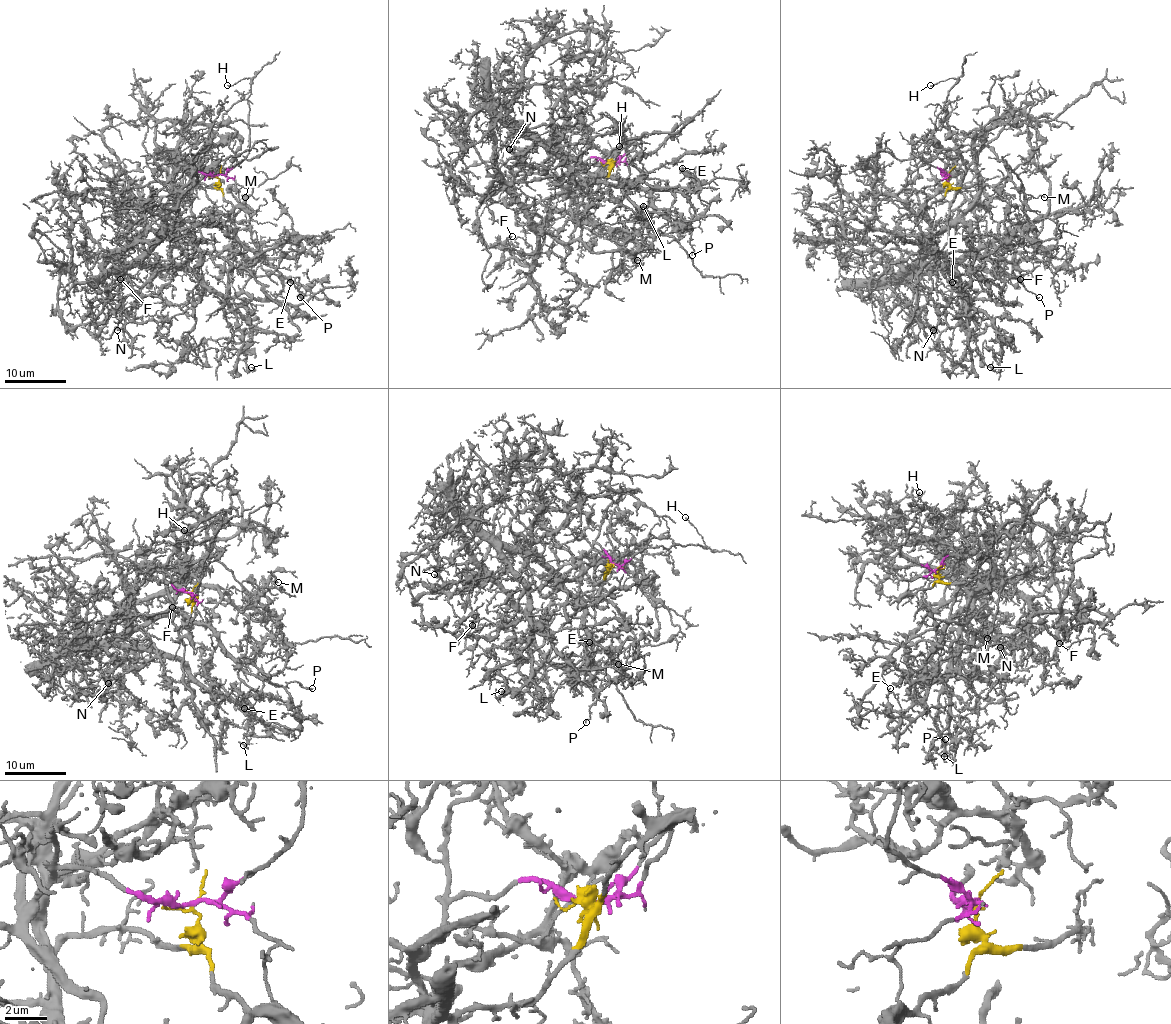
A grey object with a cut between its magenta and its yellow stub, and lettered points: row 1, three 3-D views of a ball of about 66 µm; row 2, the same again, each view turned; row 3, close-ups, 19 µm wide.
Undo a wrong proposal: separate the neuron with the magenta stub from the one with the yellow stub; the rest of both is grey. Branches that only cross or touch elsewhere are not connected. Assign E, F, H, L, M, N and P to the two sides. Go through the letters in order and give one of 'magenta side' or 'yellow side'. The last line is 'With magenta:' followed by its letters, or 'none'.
E: yellow side
F: yellow side
H: magenta side
L: yellow side
M: yellow side
N: yellow side
P: yellow side
With magenta: H

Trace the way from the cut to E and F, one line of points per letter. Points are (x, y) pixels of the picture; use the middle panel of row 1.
E: (609, 164), (594, 191), (571, 196), (568, 164), (537, 137), (592, 175), (691, 187), (682, 169)
F: (609, 164), (594, 191), (571, 196), (560, 156), (496, 121), (494, 173), (537, 257), (511, 249), (511, 236)

